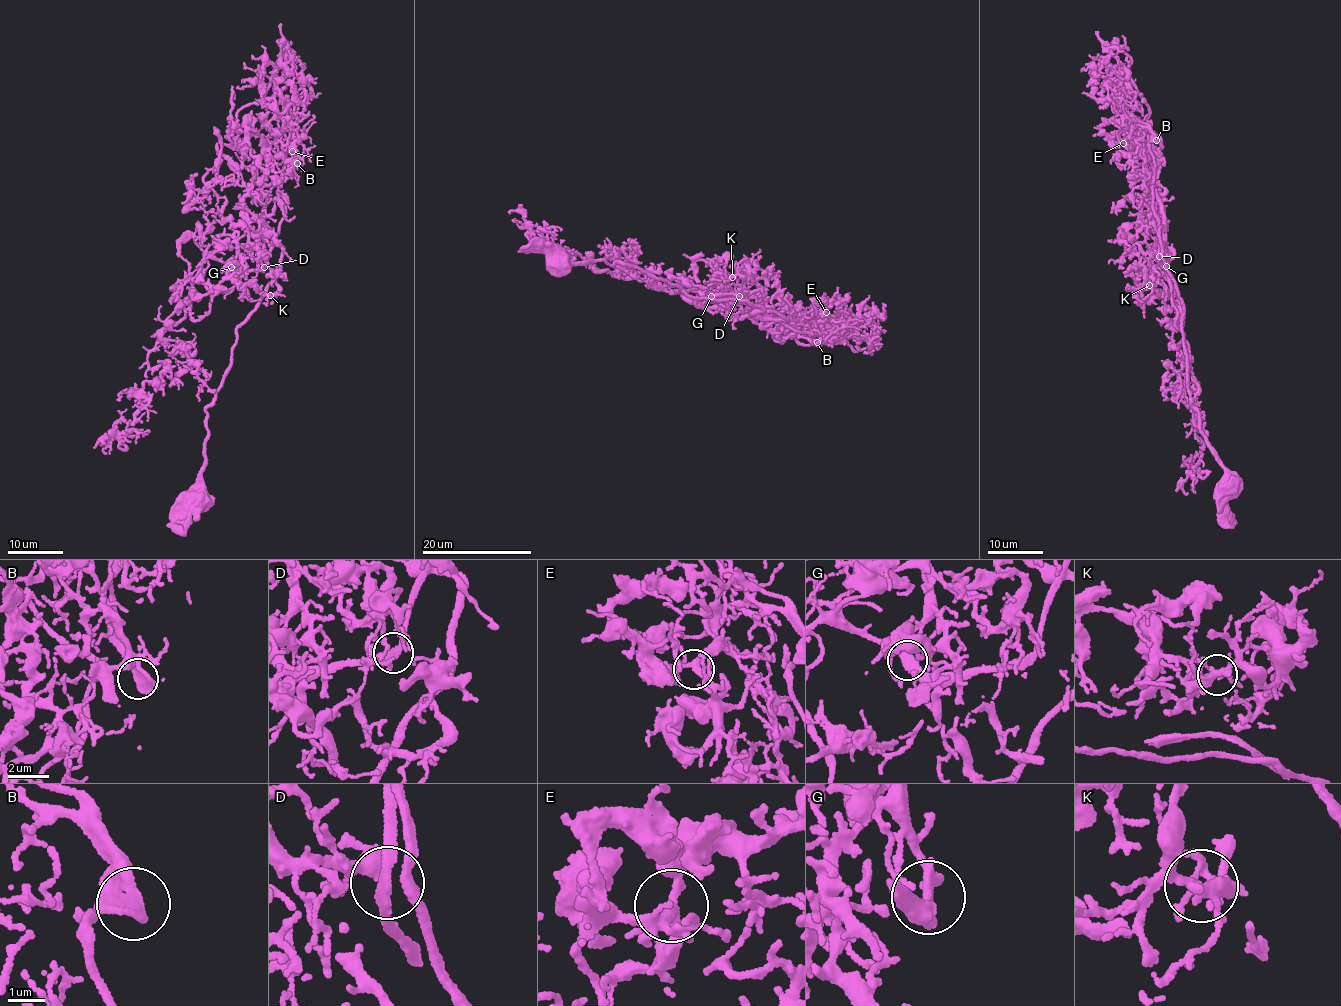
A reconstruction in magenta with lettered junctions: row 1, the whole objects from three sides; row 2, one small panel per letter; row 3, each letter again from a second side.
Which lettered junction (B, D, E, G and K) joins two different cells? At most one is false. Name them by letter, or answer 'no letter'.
no letter

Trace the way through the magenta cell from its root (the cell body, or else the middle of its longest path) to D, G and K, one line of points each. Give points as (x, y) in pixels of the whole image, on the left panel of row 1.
D: (200, 498), (206, 407), (230, 364), (236, 327), (279, 271), (283, 249), (272, 246), (264, 267)
G: (200, 498), (206, 407), (230, 364), (236, 327), (279, 271), (283, 249), (272, 246), (259, 268), (231, 268)
K: (200, 498), (206, 407), (283, 249), (259, 268), (239, 272), (240, 256), (226, 266), (270, 295)

